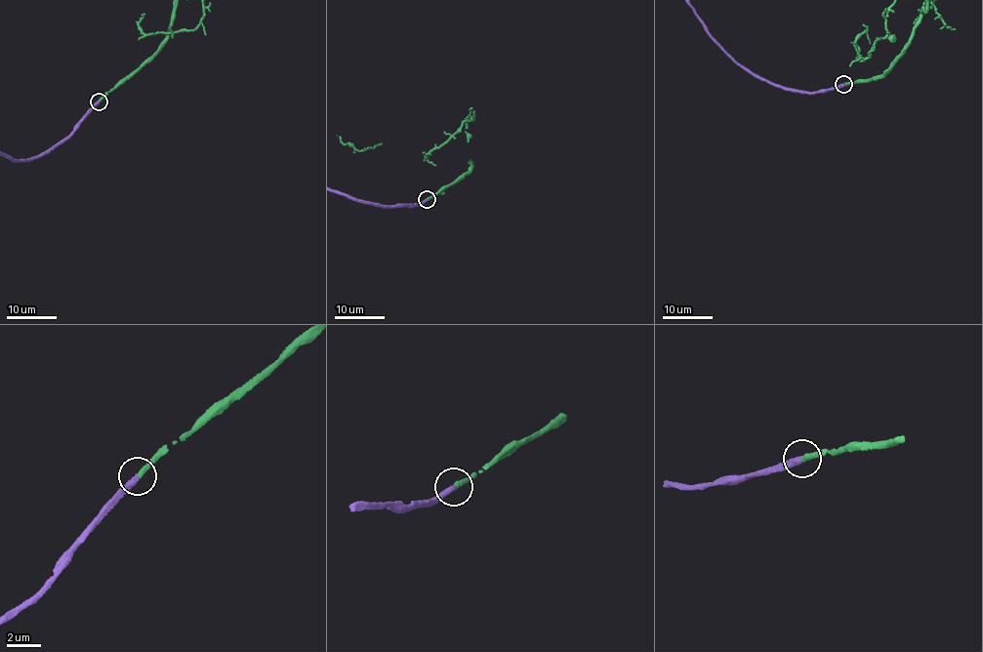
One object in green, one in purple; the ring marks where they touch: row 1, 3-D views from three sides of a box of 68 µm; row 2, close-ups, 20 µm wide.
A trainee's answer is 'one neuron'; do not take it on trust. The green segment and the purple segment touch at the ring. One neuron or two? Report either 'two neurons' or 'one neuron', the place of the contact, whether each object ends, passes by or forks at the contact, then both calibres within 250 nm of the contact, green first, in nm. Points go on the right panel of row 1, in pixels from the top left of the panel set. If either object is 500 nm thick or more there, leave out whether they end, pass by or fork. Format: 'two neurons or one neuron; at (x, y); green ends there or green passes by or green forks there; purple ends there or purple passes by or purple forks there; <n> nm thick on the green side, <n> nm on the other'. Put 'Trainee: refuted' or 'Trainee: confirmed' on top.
Trainee: confirmed
one neuron; at (843, 84); green ends there; purple ends there; 280 nm thick on the green side, 320 nm on the other

